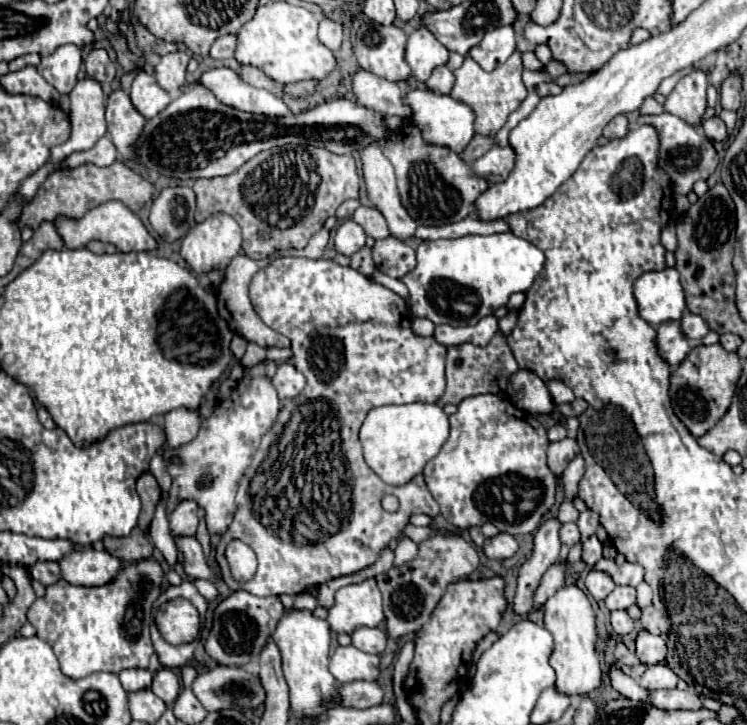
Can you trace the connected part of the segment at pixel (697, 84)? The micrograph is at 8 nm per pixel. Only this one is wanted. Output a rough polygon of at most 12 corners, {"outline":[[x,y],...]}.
{"outline":[[705,71],[681,77],[665,111],[697,125],[707,109]]}

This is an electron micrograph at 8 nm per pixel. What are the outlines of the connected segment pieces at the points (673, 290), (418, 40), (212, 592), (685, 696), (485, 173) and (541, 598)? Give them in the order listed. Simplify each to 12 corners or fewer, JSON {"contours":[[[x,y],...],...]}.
{"contours":[[[673,267],[633,283],[639,315],[653,327],[681,319],[685,297]],[[425,27],[409,35],[405,61],[425,83],[449,51]],[[193,579],[199,593],[211,601],[217,597],[217,589],[211,581]],[[695,689],[649,691],[657,709],[701,709]],[[493,145],[473,163],[489,183],[507,179],[515,165],[511,147]],[[555,563],[535,591],[535,609],[565,583],[565,563]]]}

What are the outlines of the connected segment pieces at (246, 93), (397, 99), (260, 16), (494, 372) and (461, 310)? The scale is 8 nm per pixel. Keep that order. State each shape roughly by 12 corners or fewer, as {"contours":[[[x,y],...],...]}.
{"contours":[[[229,67],[205,71],[199,81],[239,111],[287,117],[273,93],[243,83]],[[365,69],[353,73],[357,103],[409,117],[401,89]],[[285,1],[257,7],[235,59],[279,83],[325,79],[333,51],[317,17]],[[499,331],[489,345],[447,349],[437,405],[505,393],[517,361]],[[509,233],[423,241],[409,309],[475,325],[545,265]]]}

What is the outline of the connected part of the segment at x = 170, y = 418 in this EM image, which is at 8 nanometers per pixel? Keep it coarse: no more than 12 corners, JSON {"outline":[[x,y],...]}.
{"outline":[[199,409],[165,415],[167,445],[179,449],[201,427]]}

